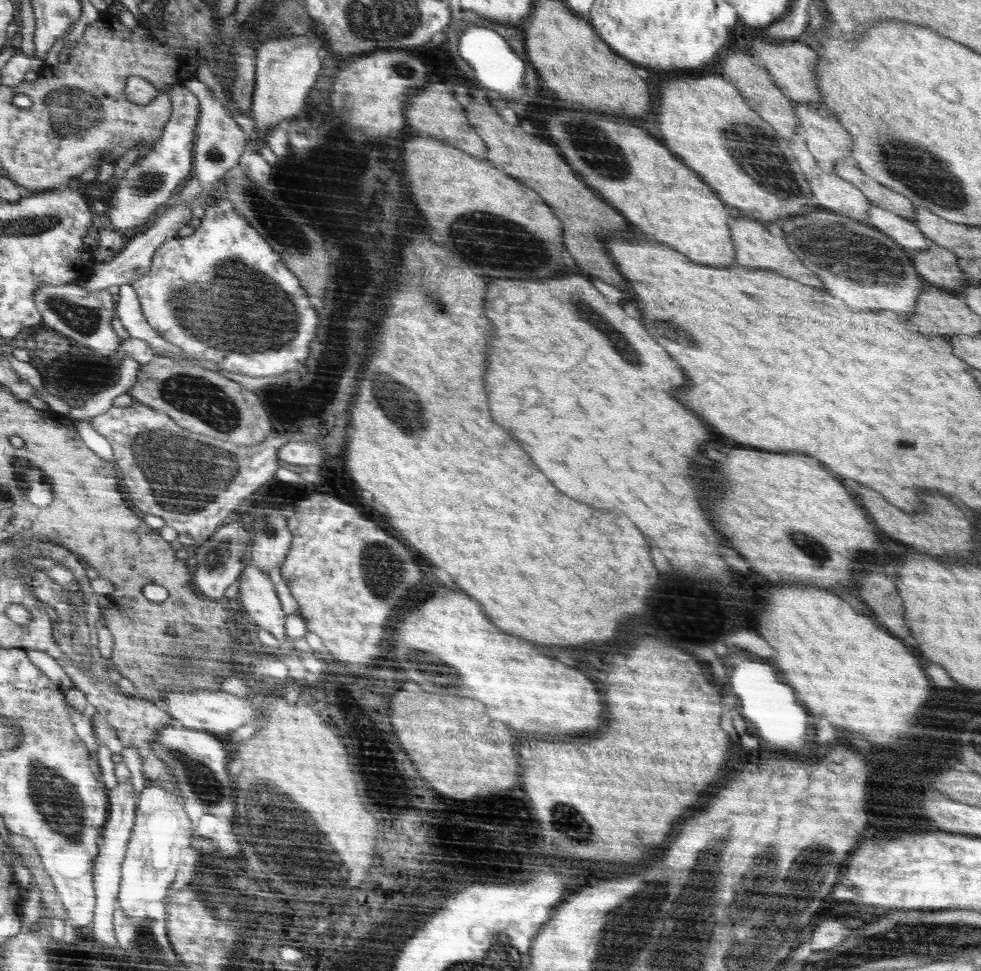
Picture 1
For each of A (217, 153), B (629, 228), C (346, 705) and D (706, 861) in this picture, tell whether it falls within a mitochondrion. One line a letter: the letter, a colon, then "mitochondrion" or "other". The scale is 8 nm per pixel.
A: mitochondrion
B: other
C: other
D: mitochondrion

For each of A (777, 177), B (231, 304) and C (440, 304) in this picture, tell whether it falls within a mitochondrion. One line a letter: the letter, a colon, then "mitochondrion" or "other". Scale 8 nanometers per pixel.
A: mitochondrion
B: mitochondrion
C: mitochondrion

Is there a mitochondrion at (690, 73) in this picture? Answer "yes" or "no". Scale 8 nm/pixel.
no

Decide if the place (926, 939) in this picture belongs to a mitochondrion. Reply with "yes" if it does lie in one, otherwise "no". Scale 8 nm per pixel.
yes

